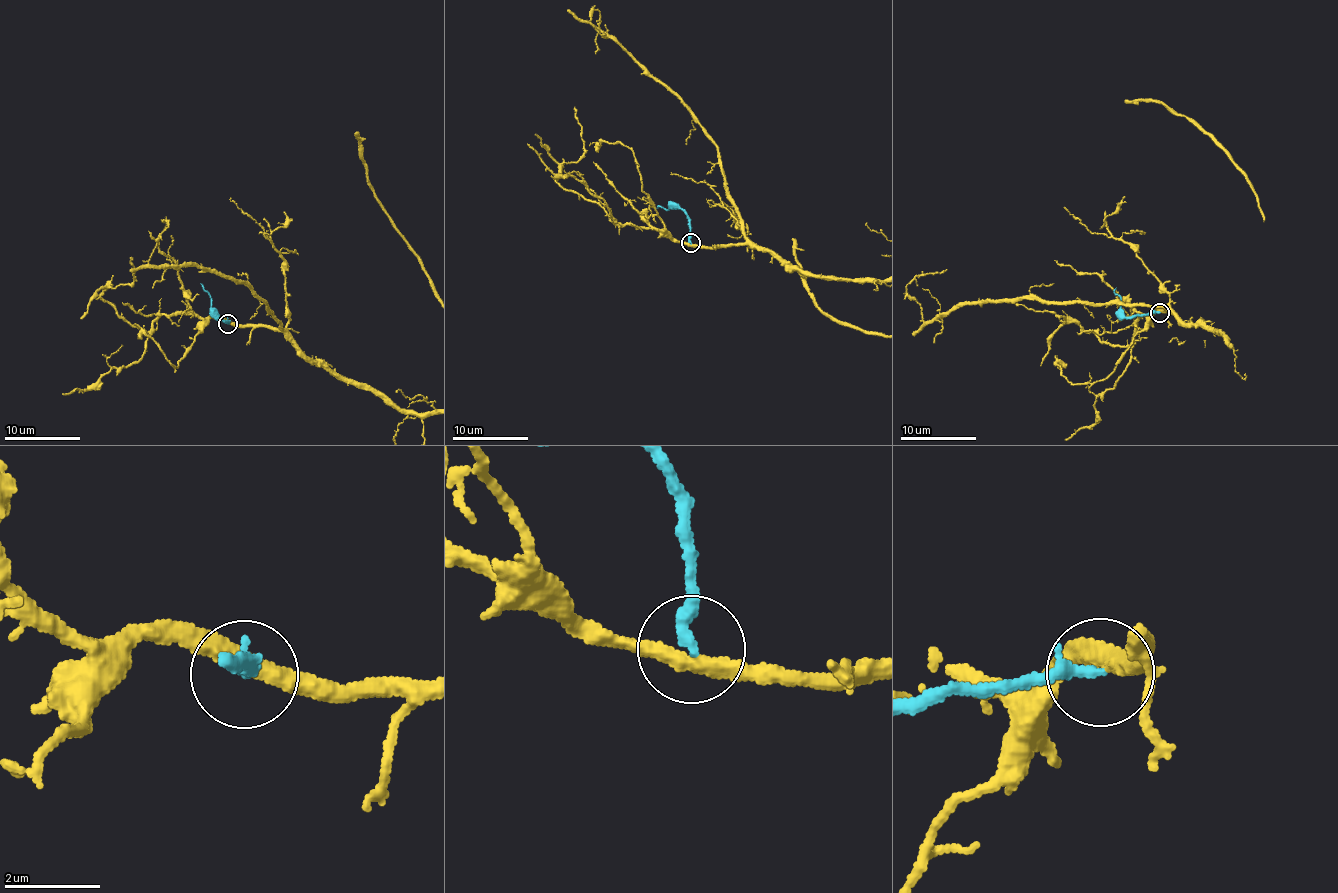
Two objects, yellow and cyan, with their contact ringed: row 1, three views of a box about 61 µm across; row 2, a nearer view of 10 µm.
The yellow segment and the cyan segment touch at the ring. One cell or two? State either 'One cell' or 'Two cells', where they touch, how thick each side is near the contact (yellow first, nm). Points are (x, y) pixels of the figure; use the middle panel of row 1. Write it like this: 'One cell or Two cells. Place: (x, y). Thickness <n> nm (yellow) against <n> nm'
Two cells. Place: (690, 243). Thickness 360 nm (yellow) against 280 nm

